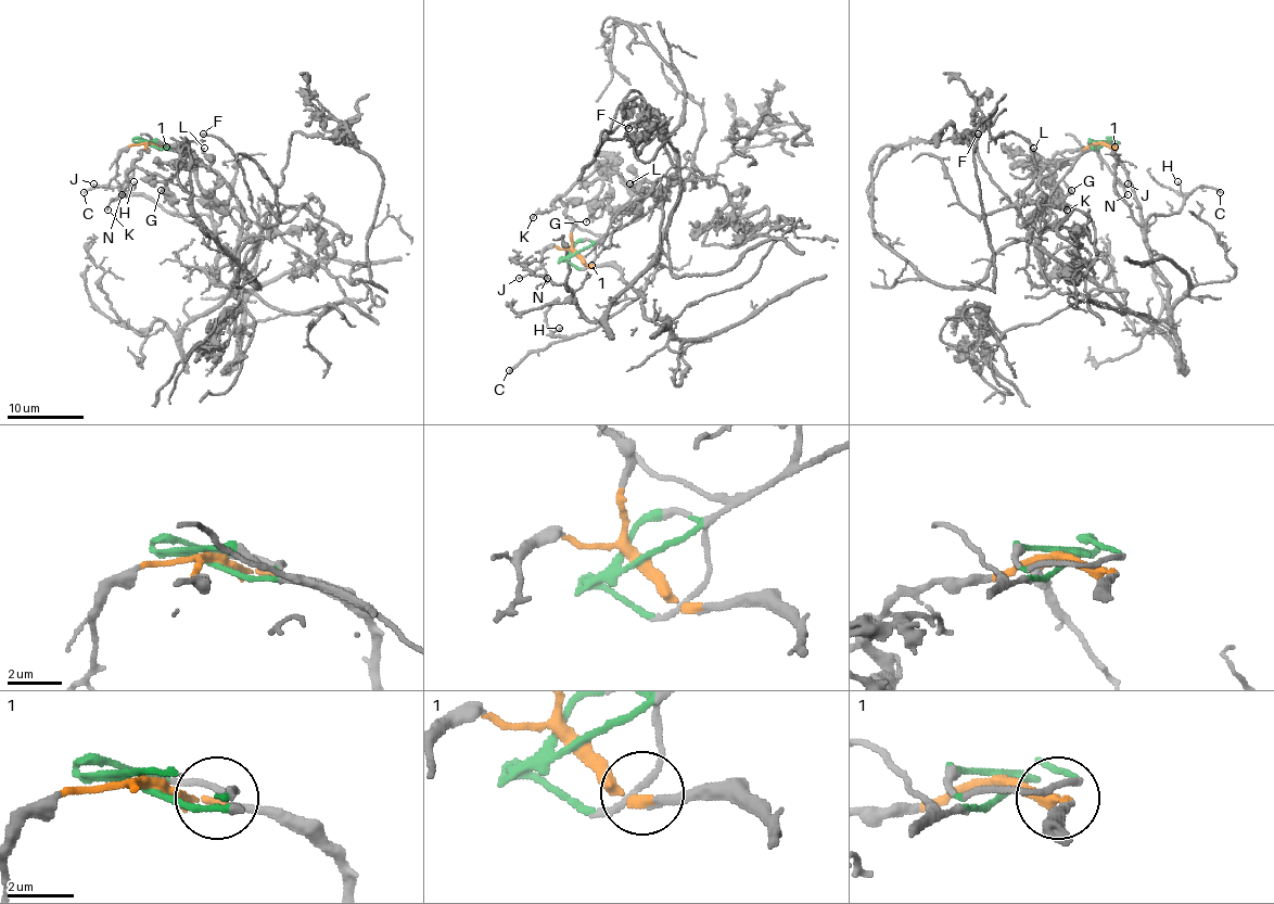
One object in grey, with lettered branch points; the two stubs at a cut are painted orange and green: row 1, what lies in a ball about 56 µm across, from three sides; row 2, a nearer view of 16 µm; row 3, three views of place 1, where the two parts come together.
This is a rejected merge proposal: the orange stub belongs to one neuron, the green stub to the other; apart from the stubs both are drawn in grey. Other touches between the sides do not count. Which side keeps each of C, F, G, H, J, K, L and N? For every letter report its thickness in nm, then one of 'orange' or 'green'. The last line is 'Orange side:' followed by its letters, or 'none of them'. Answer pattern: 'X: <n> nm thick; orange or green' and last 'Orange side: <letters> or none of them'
C: 180 nm thick; orange
F: 170 nm thick; green
G: 130 nm thick; green
H: 110 nm thick; orange
J: 90 nm thick; orange
K: 120 nm thick; orange
L: 180 nm thick; green
N: 130 nm thick; orange
Orange side: C, H, J, K, N

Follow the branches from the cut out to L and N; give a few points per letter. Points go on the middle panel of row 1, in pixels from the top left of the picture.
L: (575, 253), (587, 249), (619, 226), (620, 214), (629, 199), (627, 187), (636, 186), (627, 186), (629, 183)
N: (575, 253), (552, 247), (545, 251), (540, 265), (547, 278)

